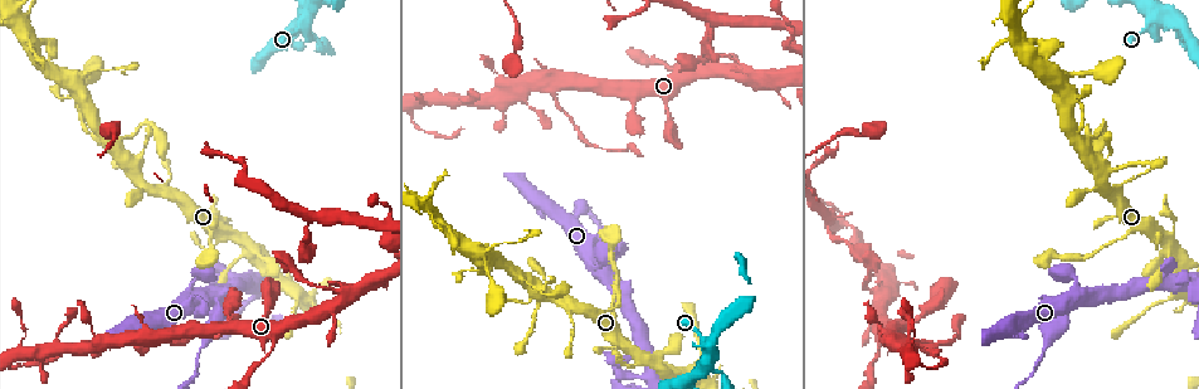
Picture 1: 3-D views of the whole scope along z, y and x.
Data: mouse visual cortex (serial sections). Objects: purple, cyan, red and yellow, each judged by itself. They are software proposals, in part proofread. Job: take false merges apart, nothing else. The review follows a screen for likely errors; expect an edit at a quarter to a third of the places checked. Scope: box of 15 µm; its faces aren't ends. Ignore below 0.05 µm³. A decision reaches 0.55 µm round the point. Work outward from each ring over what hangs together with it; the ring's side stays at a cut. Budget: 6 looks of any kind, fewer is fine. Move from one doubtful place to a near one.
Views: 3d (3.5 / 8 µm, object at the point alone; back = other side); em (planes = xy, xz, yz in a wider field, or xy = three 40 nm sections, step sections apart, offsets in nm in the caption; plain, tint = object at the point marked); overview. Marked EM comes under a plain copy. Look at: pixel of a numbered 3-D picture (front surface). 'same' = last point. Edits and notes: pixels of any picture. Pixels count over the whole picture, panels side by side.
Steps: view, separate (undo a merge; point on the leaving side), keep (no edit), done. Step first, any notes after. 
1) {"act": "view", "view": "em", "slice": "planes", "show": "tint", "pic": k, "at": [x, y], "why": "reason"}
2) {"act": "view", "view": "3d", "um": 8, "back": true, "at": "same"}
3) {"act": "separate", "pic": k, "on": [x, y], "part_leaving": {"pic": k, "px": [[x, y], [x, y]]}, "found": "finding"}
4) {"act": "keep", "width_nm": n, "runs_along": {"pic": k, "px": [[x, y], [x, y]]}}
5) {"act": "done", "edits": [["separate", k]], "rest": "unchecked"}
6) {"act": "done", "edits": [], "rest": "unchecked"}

{"act": "view", "view": "3d", "um": 3.5, "back": true, "pic": 1, "at": [343, 293], "why": "thin arm on a thick one"}

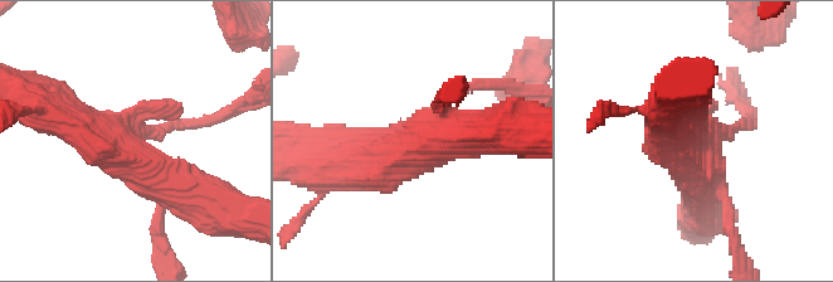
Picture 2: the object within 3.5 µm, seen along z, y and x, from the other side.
{"act": "view", "view": "em", "slice": "planes", "show": "tint", "pic": 2, "at": [708, 141], "why": "need the tissue"}

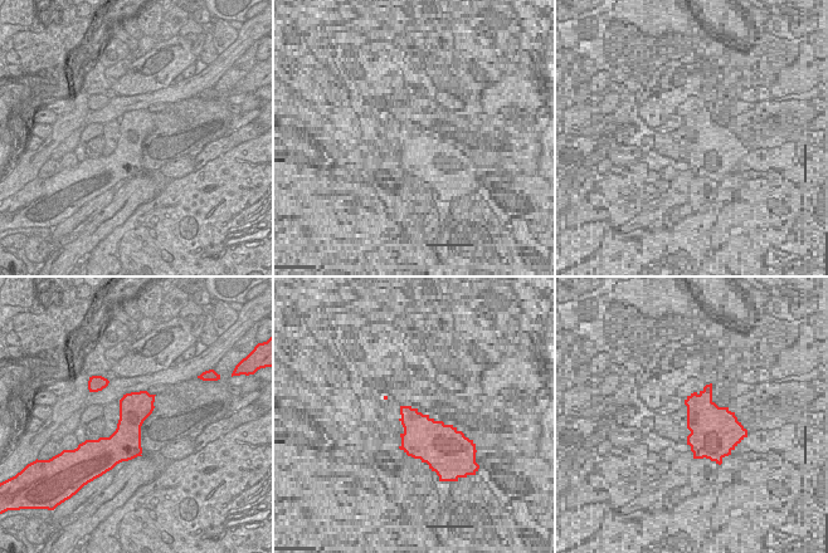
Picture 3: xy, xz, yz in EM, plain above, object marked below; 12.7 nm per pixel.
{"act": "keep", "runs_along": {"pic": 2, "px": [[206, 200], [149, 174], [63, 116]]}, "found": "continuous, no second cell"}

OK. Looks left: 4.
{"act": "view", "view": "3d", "um": 8, "pic": 1, "at": [554, 86]}

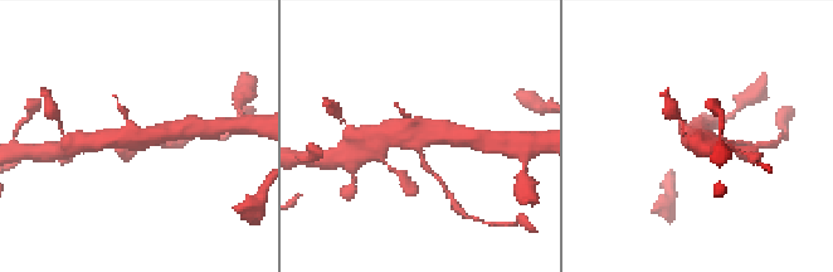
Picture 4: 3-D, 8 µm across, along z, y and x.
{"act": "view", "view": "em", "slice": "xy", "step": 1, "show": "tint", "pic": 4, "at": [421, 140]}

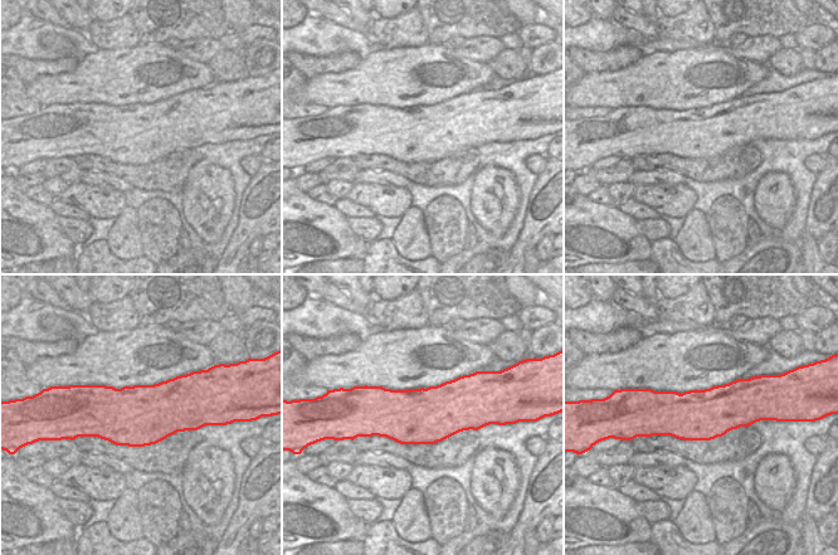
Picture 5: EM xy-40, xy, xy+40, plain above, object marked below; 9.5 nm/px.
{"act": "keep", "runs_along": {"pic": 4, "px": [[179, 130], [146, 139], [103, 140]]}, "found": "all the same cell"}

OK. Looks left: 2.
{"act": "view", "view": "3d", "um": 3.5, "pic": 1, "at": [1059, 319], "why": "branch point"}

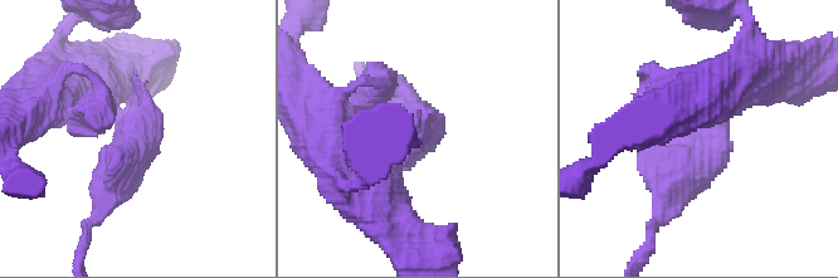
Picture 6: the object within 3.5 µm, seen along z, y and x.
{"act": "view", "view": "em", "slice": "xy", "step": 3, "show": "tint", "pic": 6, "at": [704, 140], "why": "now the EM"}

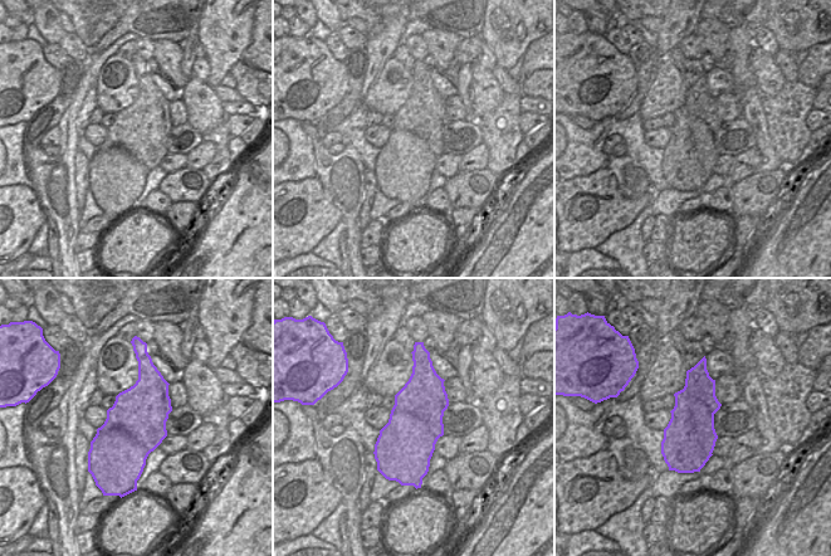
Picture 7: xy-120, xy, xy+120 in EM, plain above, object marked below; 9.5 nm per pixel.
{"act": "separate", "pic": 6, "on": [425, 125], "part_leaving": {"pic": 6, "px": [[118, 117], [130, 152], [100, 214]]}, "found": "two cells meet here"}

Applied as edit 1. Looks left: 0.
{"act": "done", "edits": [["separate", 6]], "rest": "unchecked"}

